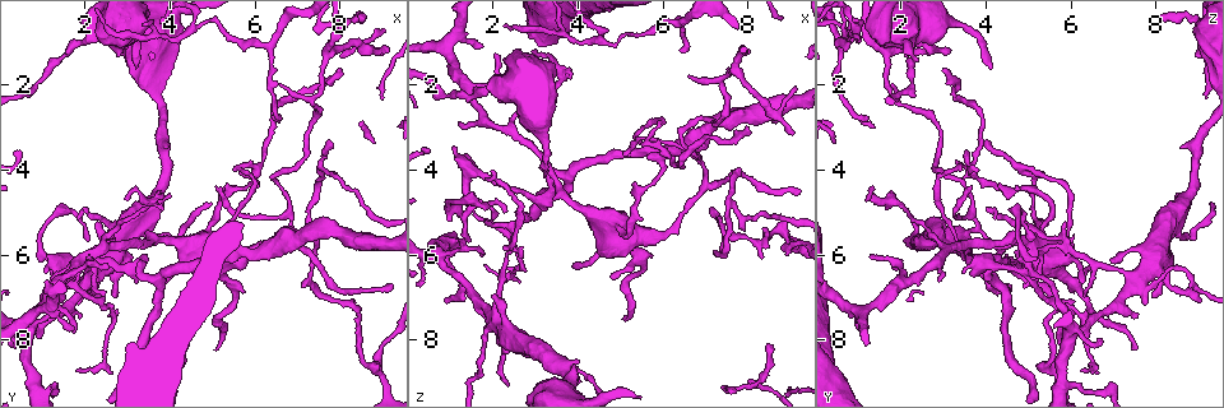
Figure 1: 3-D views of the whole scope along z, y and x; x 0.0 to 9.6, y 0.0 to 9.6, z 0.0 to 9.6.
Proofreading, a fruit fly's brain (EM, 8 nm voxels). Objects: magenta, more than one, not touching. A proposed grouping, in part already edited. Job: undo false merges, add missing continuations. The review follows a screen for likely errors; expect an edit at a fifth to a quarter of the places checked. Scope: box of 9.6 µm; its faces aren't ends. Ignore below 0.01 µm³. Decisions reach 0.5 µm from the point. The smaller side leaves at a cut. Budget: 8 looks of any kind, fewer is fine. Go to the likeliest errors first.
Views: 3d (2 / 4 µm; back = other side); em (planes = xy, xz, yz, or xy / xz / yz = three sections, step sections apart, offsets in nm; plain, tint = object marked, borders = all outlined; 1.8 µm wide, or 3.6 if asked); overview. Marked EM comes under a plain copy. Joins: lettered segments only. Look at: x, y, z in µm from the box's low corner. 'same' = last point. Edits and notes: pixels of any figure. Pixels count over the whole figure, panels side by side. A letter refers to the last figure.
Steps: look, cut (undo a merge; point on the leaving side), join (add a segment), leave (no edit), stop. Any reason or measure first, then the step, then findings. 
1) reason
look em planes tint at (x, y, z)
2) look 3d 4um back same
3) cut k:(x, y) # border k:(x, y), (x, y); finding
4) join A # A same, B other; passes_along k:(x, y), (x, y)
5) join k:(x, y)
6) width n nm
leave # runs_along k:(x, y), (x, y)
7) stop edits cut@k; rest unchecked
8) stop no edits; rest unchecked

abrupt turn
look em planes borders at (0.80, 7.75, 6.10)

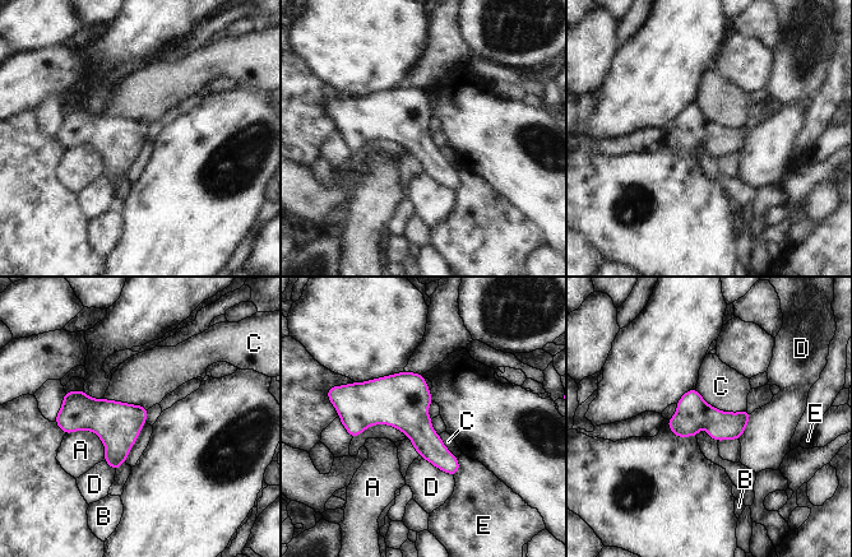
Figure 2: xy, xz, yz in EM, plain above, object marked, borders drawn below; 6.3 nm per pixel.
leave # A other, B other, C other, D other, E other; border 2:(695, 389), (721, 411), (746, 409); all the same neuron

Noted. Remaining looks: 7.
arms part here
look em xy step 8 tint at (8.95, 8.85, 5.70)

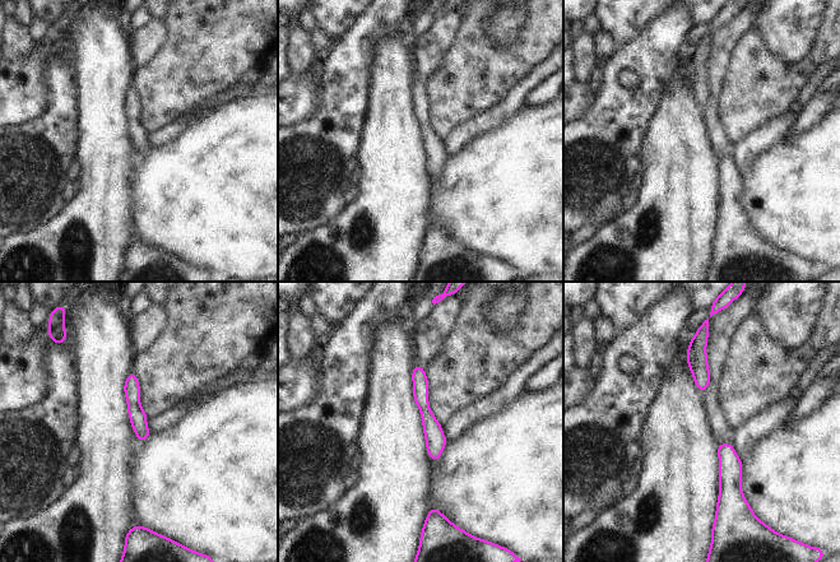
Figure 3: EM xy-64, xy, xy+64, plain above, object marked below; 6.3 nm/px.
another direction
look em planes borders same

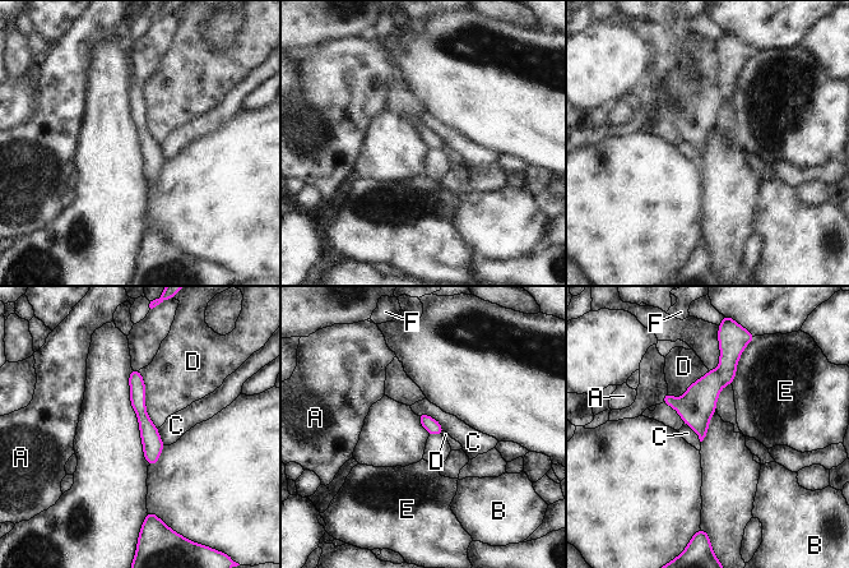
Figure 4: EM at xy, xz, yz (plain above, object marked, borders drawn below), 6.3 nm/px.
leave # A other, B other, C other, D other, E other, F other; runs_along 4:(134, 372), (152, 461); continuous, no second neuron

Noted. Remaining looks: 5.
a fork
look em planes borders at (7.75, 1.25, 1.70)

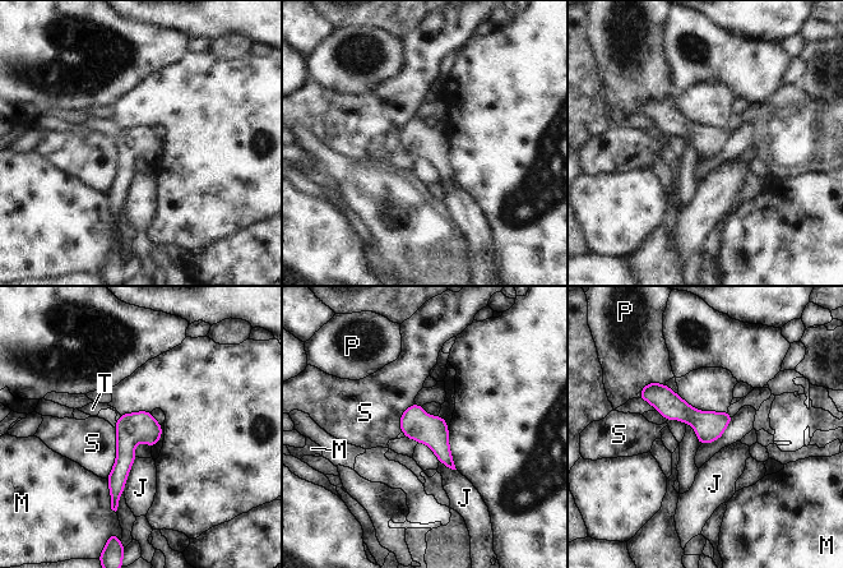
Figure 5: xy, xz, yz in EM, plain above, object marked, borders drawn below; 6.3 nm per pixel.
width 190 nm
leave # J other, M other, P other, S other, T other; border 5:(137, 457), (123, 490); all the same neuron

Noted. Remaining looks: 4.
stop no edits; rest unchecked

